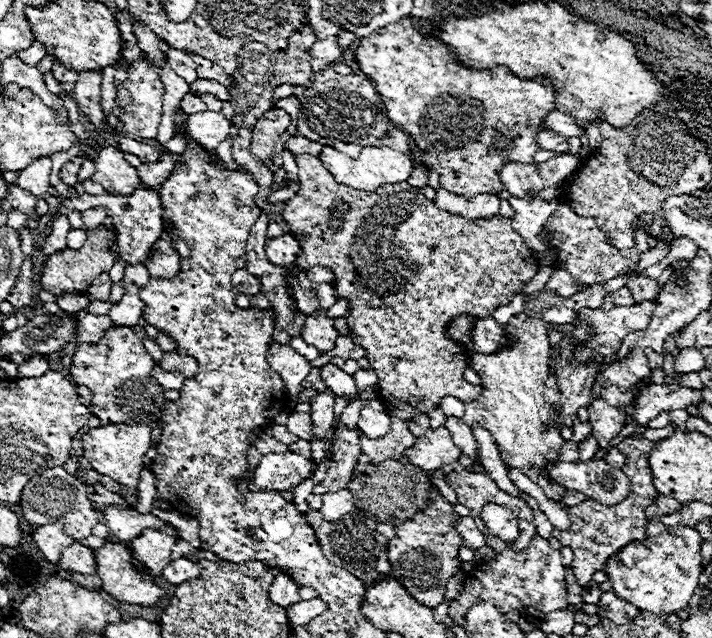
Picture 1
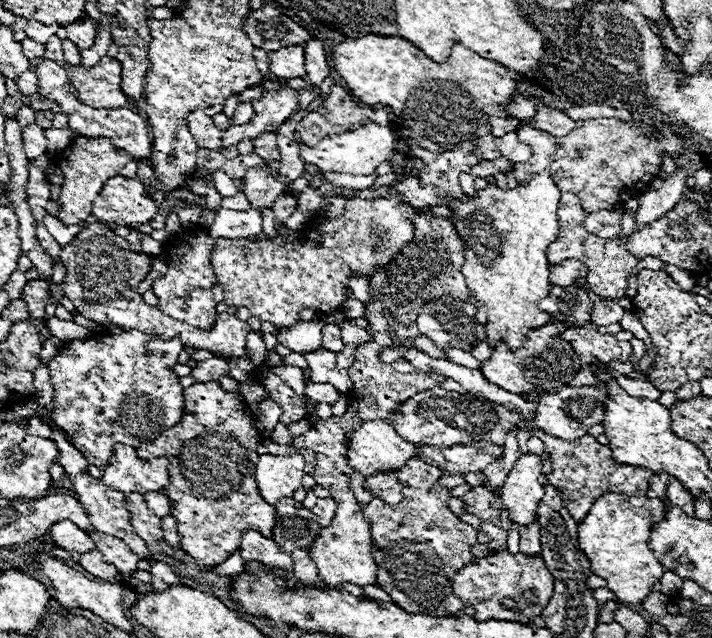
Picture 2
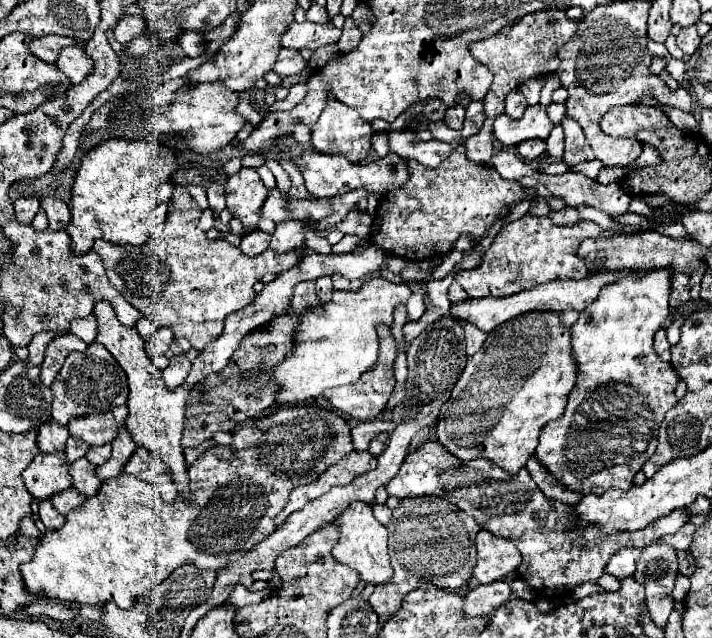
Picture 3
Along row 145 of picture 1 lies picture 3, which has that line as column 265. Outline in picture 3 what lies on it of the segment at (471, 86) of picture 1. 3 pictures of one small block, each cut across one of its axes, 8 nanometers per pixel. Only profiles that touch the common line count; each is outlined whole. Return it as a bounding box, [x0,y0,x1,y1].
[20,406,354,608]

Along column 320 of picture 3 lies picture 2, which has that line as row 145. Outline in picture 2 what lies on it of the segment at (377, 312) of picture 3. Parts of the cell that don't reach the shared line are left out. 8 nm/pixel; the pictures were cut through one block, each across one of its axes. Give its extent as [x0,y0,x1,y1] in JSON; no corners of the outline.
[300,122,396,176]

